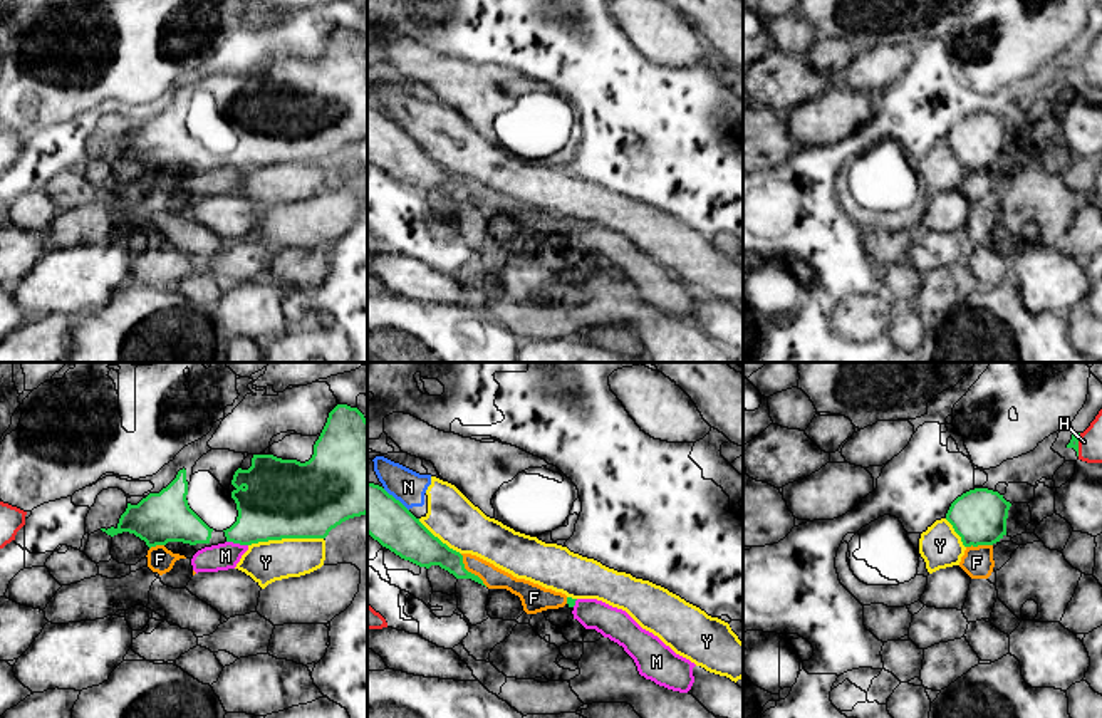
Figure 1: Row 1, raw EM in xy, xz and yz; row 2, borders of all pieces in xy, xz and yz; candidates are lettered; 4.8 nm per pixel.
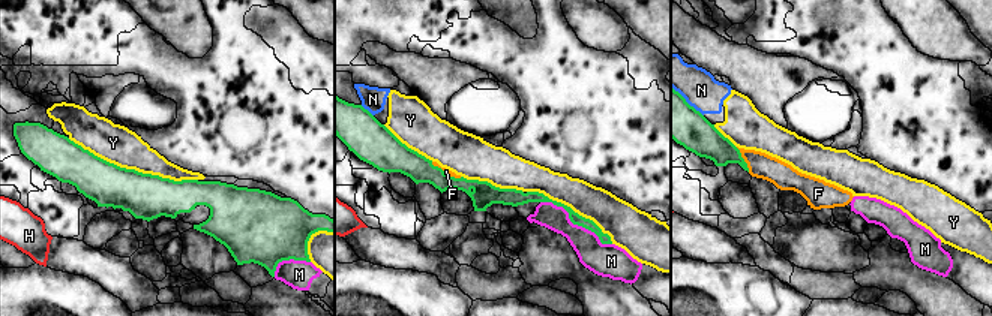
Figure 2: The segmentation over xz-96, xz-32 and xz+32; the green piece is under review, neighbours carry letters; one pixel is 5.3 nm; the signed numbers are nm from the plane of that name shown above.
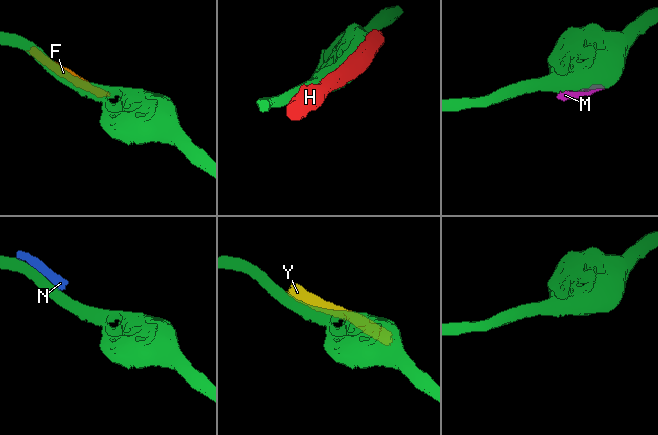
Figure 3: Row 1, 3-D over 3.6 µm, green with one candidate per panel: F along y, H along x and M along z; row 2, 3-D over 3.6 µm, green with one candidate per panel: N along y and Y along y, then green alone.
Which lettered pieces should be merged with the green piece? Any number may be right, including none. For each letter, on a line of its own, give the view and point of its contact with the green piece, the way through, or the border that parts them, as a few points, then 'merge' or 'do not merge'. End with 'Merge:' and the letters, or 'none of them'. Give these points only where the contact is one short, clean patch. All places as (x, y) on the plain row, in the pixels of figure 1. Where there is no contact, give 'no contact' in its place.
F: meets green in xz at (470, 197); do not merge
H: meets green in yz at (1077, 69); do not merge
M: meets green in xy at (237, 166); do not merge
N: meets green in xz at (395, 123); do not merge
Y: meets green in xy at (285, 161); do not merge
Merge: none of them

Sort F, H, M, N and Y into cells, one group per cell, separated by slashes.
F M / H / N Y

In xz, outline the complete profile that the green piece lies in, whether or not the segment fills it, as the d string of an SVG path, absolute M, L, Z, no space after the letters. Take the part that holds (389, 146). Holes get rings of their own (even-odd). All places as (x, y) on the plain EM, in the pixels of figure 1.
M367 106L367 158L404 185L429 193L439 190L456 203L483 205L468 196L463 180L434 161L399 124Z

